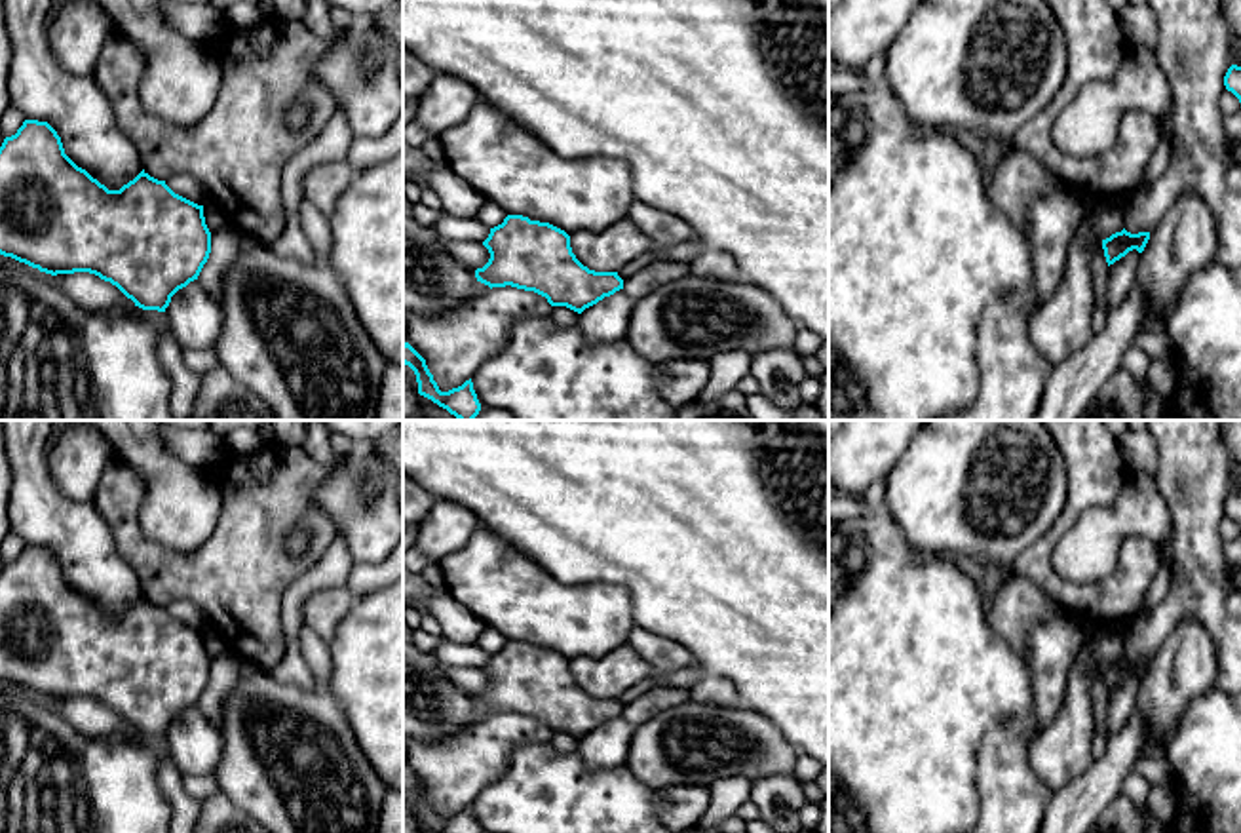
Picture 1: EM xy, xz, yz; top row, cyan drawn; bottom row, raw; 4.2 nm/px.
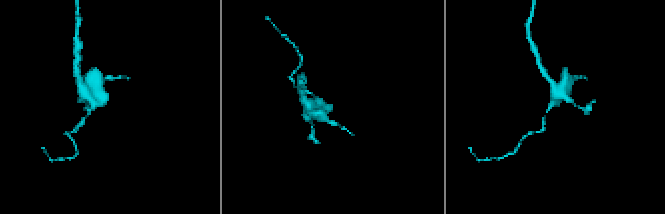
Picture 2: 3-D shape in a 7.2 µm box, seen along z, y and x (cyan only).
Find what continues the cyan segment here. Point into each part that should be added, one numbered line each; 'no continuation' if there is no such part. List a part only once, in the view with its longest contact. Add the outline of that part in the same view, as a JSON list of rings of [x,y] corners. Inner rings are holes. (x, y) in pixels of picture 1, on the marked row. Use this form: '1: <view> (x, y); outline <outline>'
no continuation

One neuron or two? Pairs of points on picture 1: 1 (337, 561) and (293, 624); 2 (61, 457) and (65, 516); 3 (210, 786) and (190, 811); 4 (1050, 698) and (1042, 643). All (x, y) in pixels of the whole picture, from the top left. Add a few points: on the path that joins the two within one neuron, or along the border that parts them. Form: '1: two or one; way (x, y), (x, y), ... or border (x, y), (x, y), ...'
1: one; way (320, 577), (293, 600), (293, 607)
2: two; border (46, 451), (54, 484), (67, 497), (92, 503)
3: two; border (181, 774), (181, 784), (200, 801)
4: one; way (1050, 685), (1050, 657)

